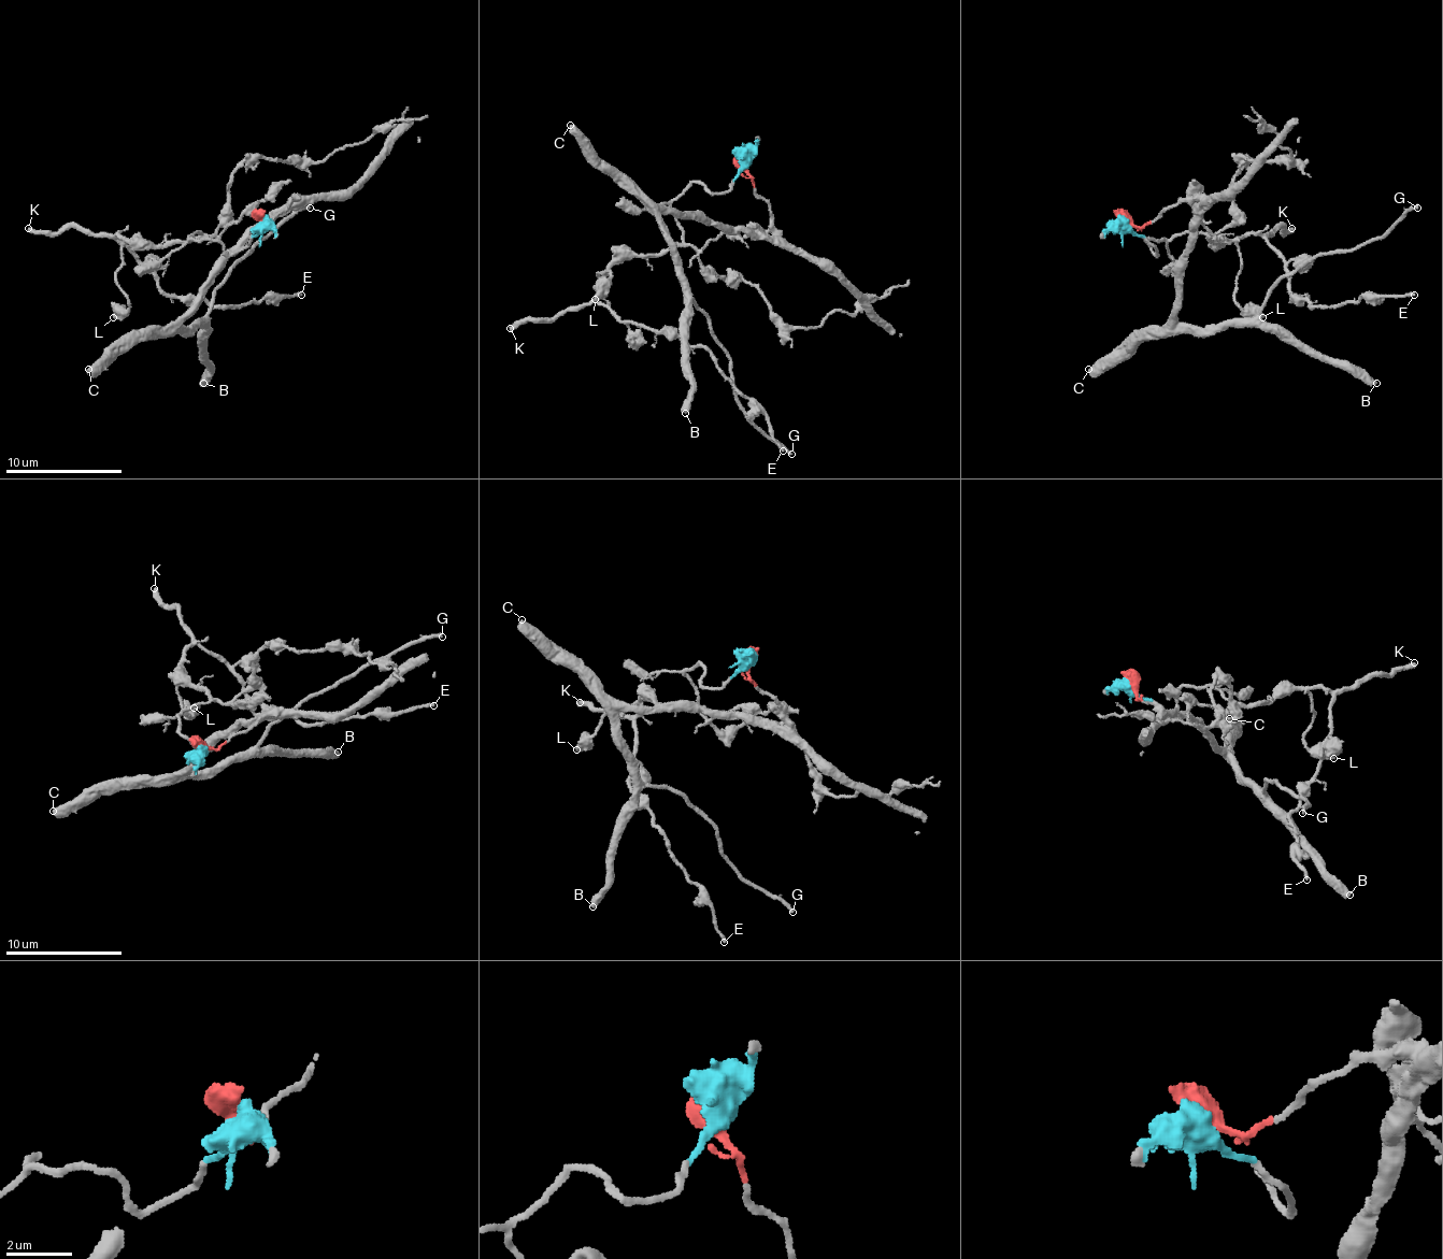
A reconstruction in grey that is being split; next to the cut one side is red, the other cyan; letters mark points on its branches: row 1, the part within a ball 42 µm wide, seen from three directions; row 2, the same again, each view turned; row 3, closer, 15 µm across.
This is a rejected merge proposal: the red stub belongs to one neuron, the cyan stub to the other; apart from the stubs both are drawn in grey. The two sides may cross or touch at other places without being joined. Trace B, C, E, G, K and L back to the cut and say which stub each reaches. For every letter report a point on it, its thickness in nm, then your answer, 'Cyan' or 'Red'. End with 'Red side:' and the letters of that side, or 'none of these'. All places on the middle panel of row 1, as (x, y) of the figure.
B: Place: (685, 413). Thickness 480 nm. Red
C: Place: (570, 125). Thickness 500 nm. Red
E: Place: (783, 451). Thickness 200 nm. Cyan
G: Place: (791, 454). Thickness 220 nm. Red
K: Place: (510, 328). Thickness 320 nm. Cyan
L: Place: (595, 299). Thickness 480 nm. Cyan
Red side: B, C, G

